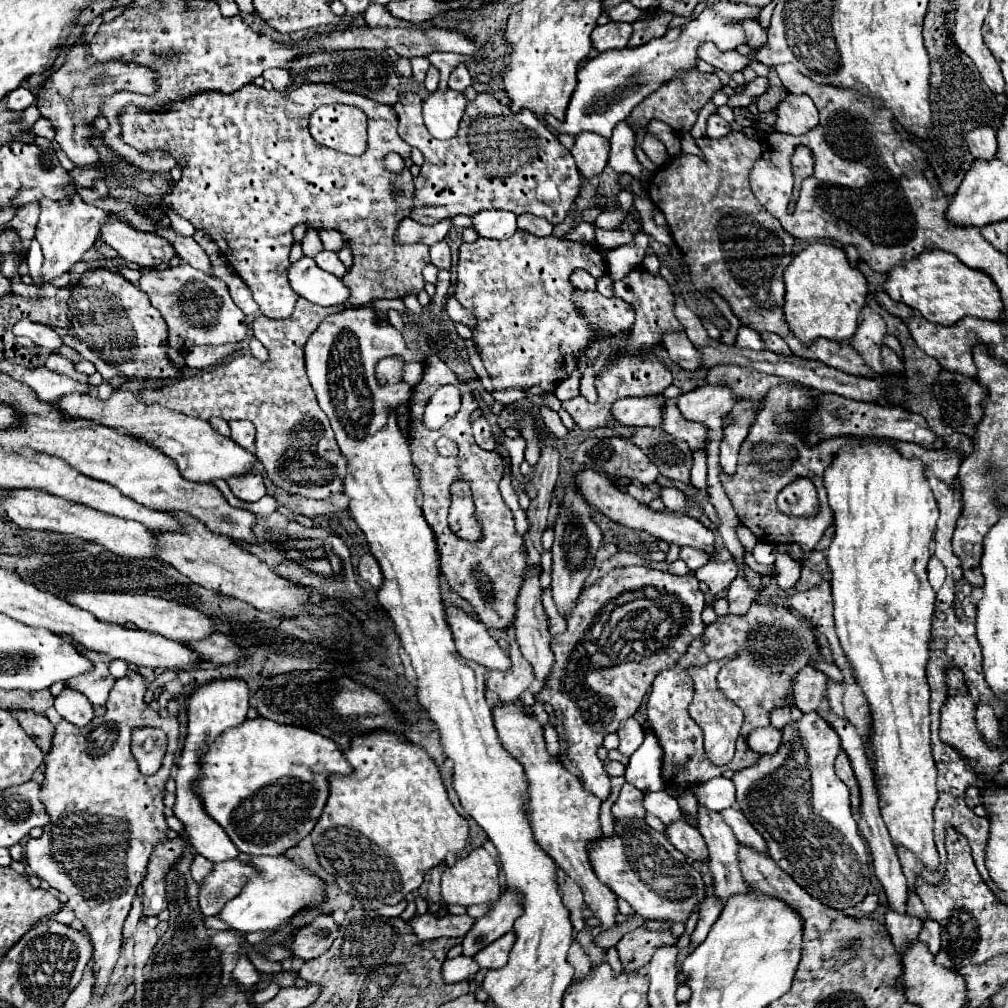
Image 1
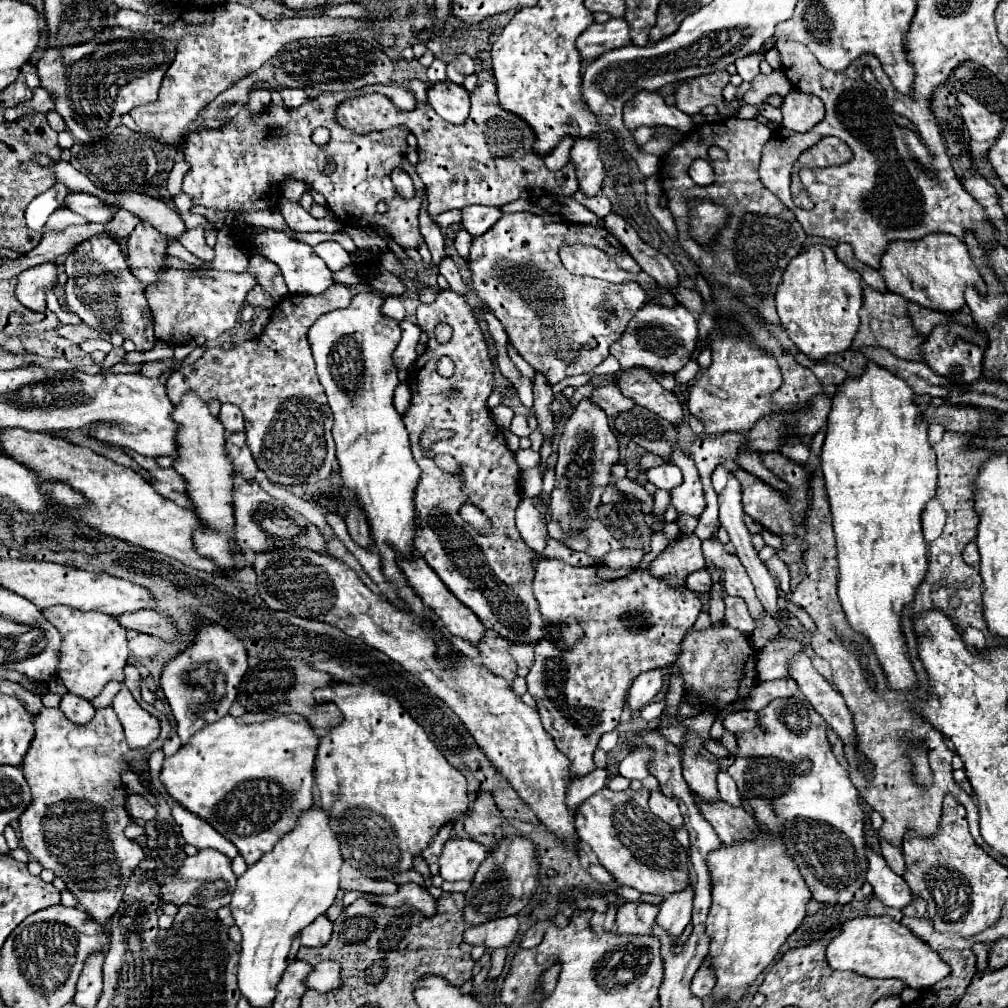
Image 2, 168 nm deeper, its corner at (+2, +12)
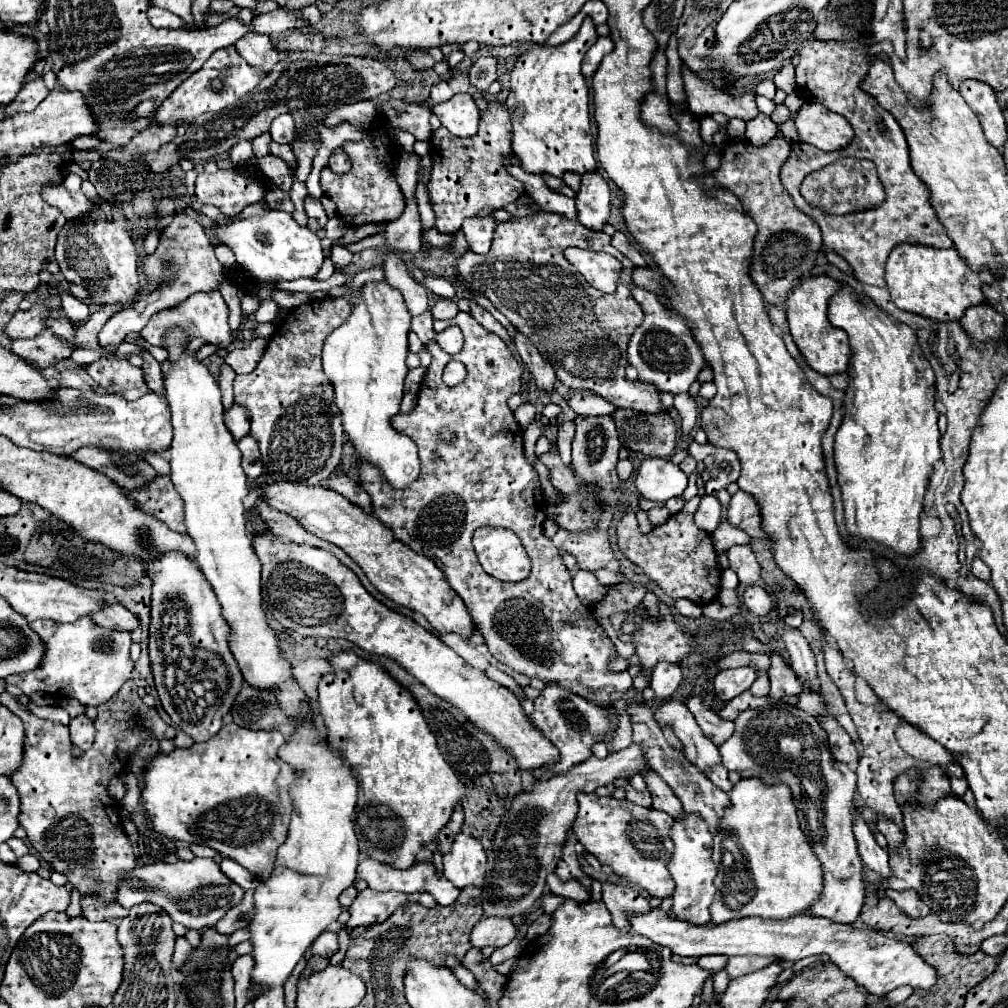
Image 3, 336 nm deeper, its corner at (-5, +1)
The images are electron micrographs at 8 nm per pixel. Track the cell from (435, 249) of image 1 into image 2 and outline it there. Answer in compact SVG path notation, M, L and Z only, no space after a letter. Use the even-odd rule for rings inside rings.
M444 257L440 263L438 263L438 271L446 277L446 281L450 283L450 289L456 291L456 293L466 293L466 285L462 283L462 277L454 265L454 261L450 257Z

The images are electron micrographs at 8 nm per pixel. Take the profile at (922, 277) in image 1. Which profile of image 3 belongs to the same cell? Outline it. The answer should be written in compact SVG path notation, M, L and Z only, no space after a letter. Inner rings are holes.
M907 242L895 246L885 264L885 280L895 306L939 322L960 320L967 308L983 302L985 296L981 292L981 286L991 284L993 282L991 276L993 274L987 270L973 274L955 248L939 250L923 244L911 246ZM969 276L975 276L977 284L975 282L969 284L967 282Z

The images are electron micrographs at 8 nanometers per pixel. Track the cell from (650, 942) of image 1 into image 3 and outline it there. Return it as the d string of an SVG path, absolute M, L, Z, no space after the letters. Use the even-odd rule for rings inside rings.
M611 882L601 884L601 900L605 902L607 910L611 912L613 924L623 932L631 930L629 922L627 922L627 912L647 912L651 908L647 898L641 896L635 888L619 886L619 884L611 884Z

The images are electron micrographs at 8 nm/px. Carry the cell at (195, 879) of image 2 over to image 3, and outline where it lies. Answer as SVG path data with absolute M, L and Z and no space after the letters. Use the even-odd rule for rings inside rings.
M193 858L189 862L155 862L145 864L145 878L139 878L135 870L123 872L123 882L119 884L117 902L123 908L131 908L141 902L151 902L163 908L175 922L187 928L205 928L213 926L229 908L237 906L243 900L243 888L239 888L233 880L229 880L217 862L211 858Z

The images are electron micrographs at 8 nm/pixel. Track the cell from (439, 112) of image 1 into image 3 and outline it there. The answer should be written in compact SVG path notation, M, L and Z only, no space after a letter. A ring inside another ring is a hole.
M469 94L453 96L447 102L435 104L431 112L441 120L441 124L459 138L469 138L477 134L481 112Z

